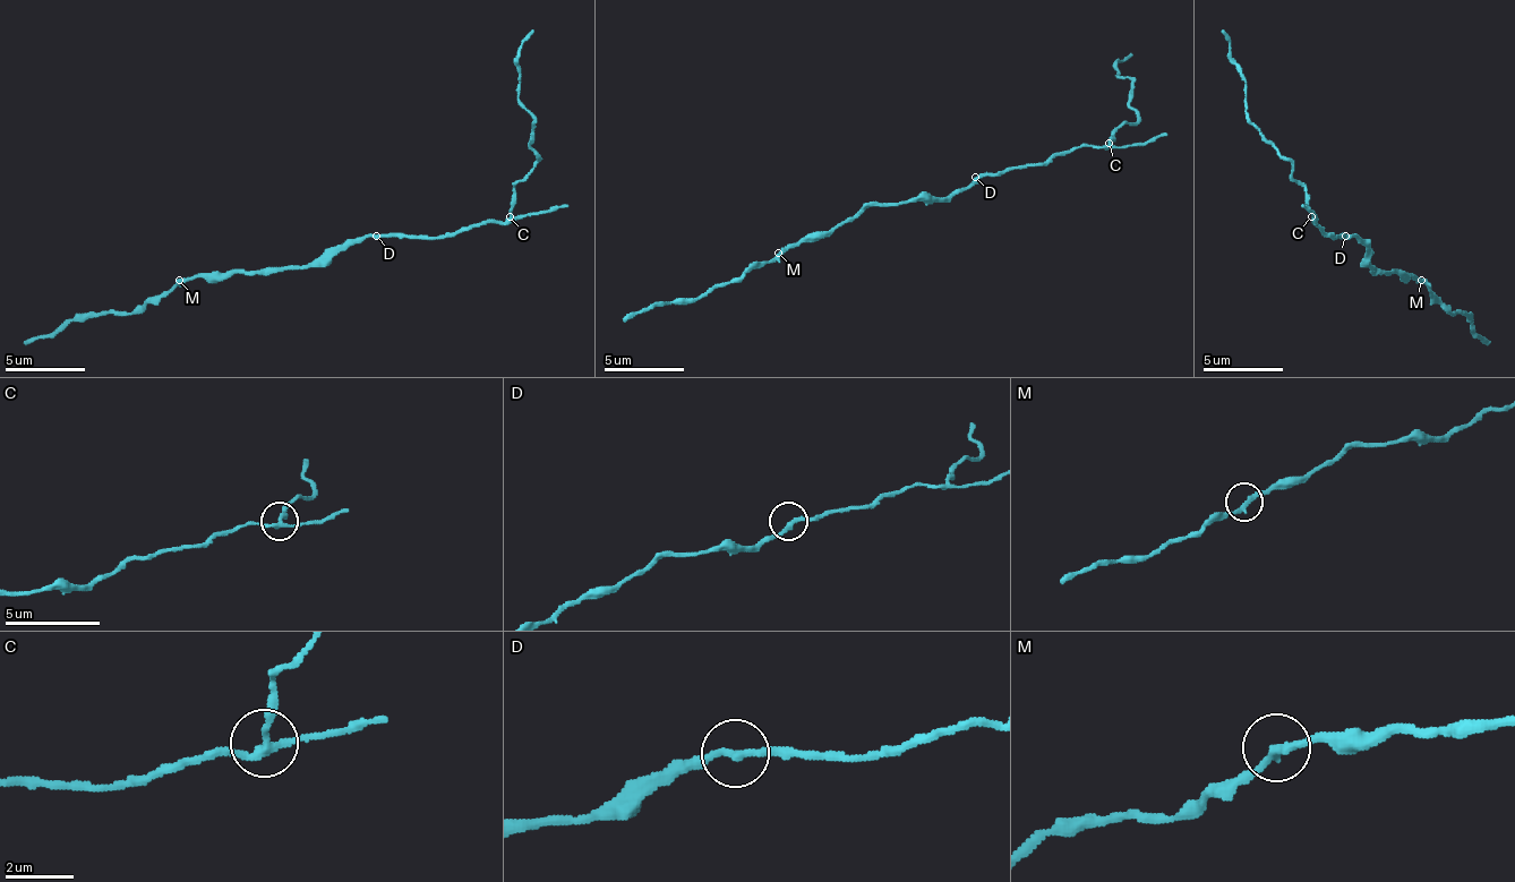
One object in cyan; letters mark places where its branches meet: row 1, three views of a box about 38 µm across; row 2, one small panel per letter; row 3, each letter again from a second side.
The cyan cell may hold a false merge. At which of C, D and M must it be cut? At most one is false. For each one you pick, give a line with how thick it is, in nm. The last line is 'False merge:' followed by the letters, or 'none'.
C: Thickness 190 nm
False merge: C

